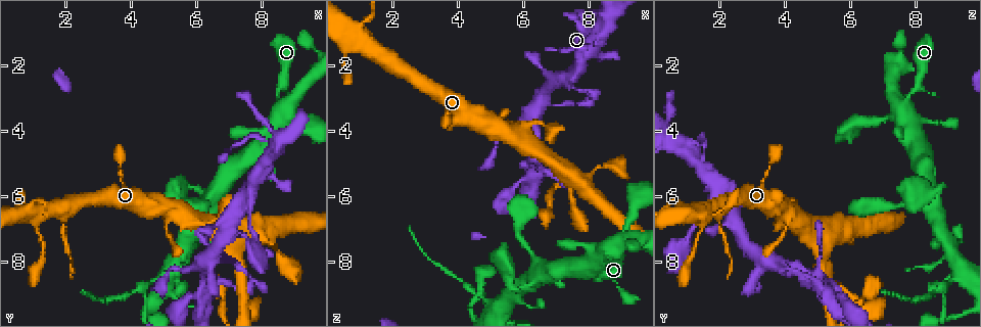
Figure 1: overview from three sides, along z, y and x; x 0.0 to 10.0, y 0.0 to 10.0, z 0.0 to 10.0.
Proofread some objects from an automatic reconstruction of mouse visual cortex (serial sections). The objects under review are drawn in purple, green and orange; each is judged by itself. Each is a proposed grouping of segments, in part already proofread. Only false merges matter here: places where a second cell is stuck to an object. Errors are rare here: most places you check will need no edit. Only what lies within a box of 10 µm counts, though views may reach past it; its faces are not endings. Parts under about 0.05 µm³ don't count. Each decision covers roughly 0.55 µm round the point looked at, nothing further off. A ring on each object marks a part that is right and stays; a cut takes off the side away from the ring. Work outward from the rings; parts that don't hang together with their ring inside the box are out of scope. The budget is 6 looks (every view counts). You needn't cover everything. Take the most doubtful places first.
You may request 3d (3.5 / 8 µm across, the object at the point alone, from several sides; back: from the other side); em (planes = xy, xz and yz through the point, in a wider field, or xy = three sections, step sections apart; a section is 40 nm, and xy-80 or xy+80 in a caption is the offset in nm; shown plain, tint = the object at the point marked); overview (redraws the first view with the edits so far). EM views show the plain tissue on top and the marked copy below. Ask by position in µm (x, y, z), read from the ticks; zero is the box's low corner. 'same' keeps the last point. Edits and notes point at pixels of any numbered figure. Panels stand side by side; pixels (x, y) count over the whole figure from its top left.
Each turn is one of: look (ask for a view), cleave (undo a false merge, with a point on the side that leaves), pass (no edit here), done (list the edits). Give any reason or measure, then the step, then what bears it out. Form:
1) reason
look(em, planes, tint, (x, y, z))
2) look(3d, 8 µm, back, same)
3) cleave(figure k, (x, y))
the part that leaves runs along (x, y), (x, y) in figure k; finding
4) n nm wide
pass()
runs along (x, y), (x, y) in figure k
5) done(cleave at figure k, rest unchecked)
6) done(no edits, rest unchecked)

a fork
look(3d, 8 µm, (1.00, 6.60, 1.40))

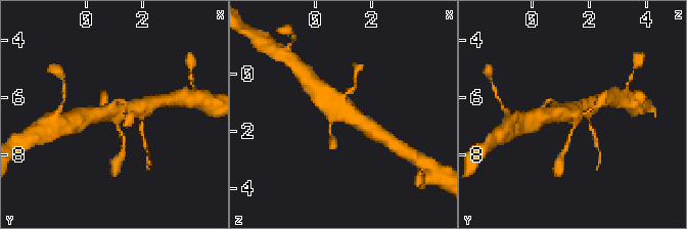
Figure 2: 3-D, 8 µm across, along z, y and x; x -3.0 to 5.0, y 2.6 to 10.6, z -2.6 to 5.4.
look(em, xy, step 3, tint, same)

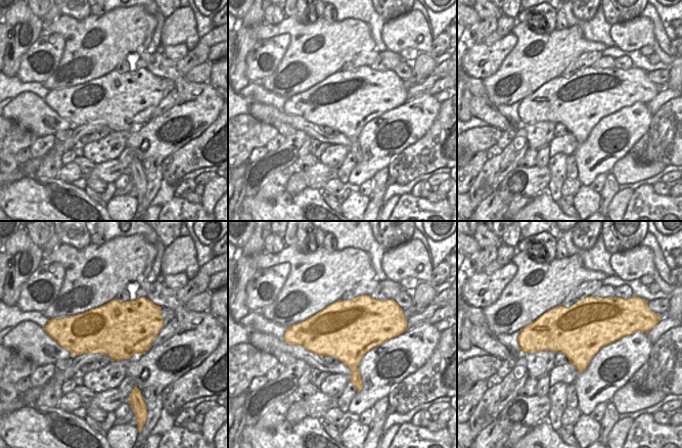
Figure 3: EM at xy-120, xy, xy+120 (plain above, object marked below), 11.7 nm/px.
pass()
runs along (374, 131), (326, 98) in figure 2; continuous, no second cell

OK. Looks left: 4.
sharp bend
look(em, xy, step 3, tint, (7.10, 7.40, 5.15))

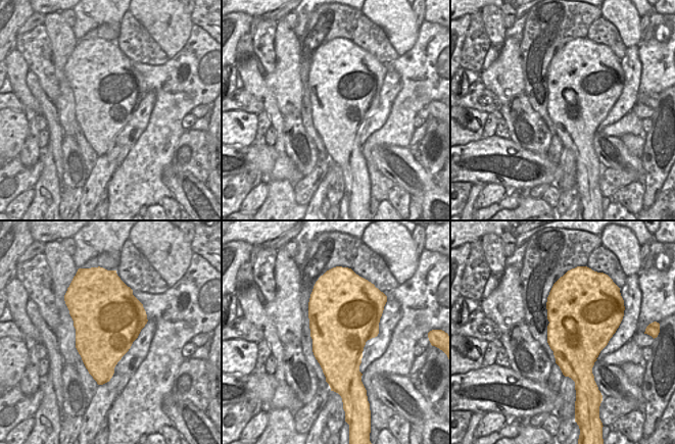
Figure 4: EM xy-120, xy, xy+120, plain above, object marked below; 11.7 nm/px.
wider look
look(3d, 3.5 µm, same)

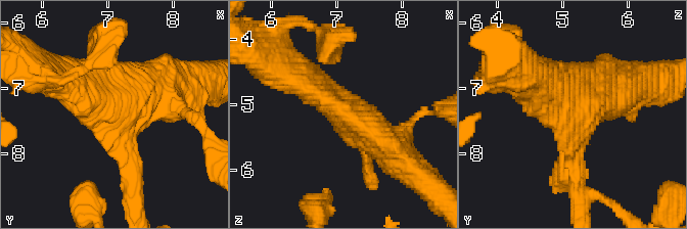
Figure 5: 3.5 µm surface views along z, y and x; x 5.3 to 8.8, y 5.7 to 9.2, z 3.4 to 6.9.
800 nm wide
pass()
runs along (285, 74), (317, 87), (392, 152) in figure 5; all the same cell

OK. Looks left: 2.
a narrow waist
look(3d, 3.5 µm, (8.75, 3.70, 7.75))

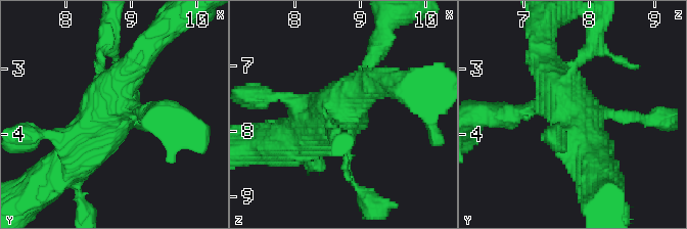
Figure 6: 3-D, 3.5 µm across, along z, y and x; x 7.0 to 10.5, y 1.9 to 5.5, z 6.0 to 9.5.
look(em, xy, step 2, tint, (8.70, 3.70, 7.85))

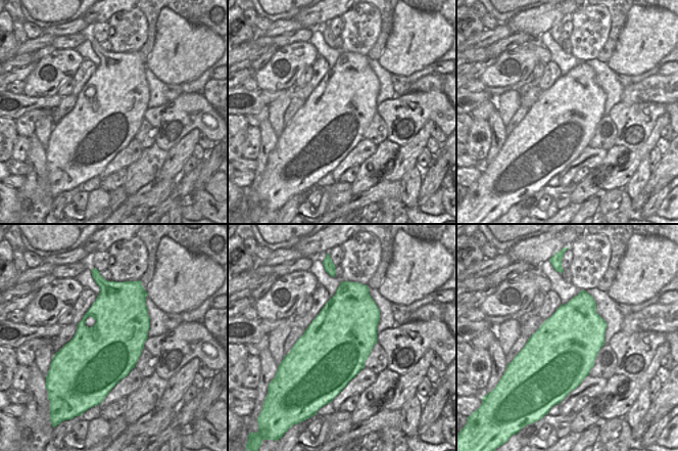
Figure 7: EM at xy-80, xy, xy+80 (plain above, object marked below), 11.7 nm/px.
800 nm wide
pass()
runs along (592, 43), (566, 87), (585, 150) in figure 6; continuous, no second cell

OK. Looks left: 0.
done(no edits, rest unchecked)

